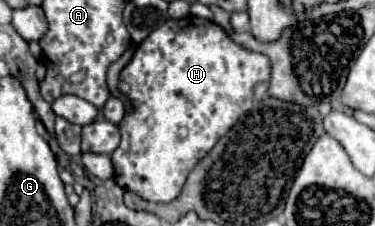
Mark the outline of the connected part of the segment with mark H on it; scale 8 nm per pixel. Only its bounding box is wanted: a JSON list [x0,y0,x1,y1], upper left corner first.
[111,16,271,200]

